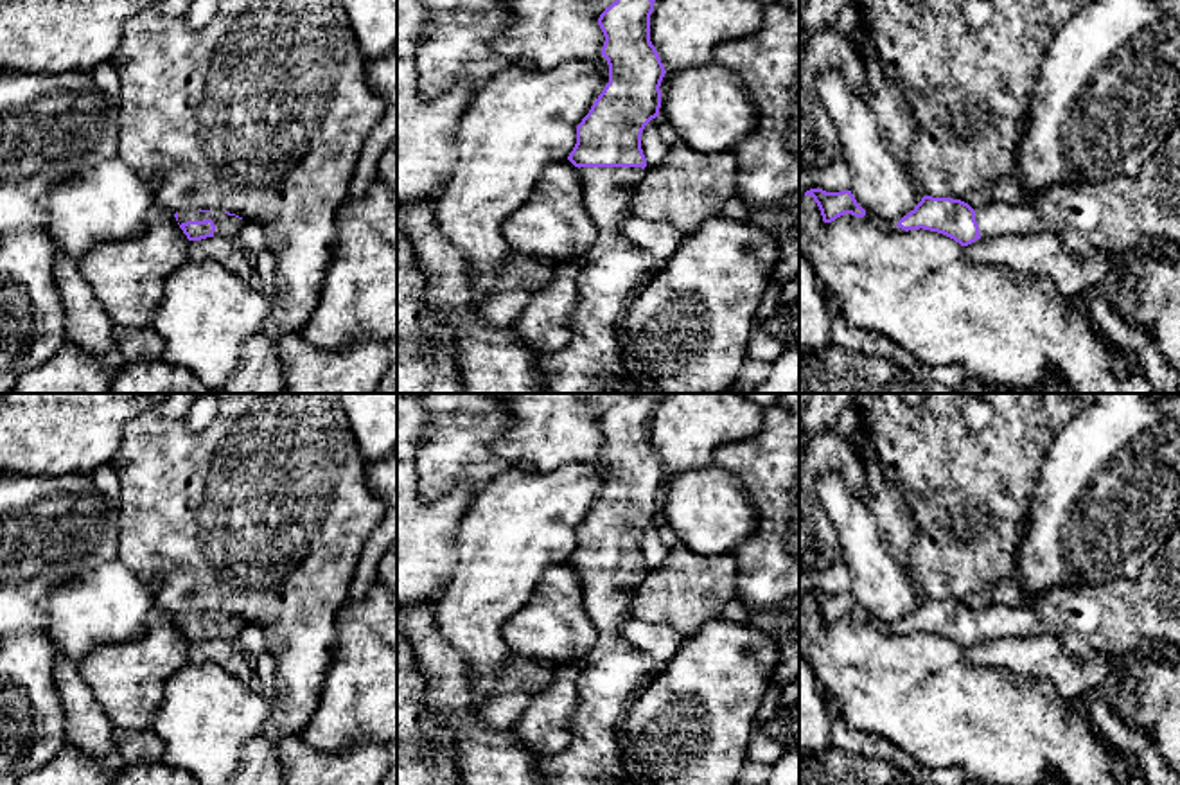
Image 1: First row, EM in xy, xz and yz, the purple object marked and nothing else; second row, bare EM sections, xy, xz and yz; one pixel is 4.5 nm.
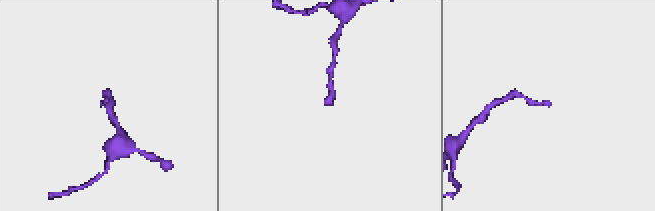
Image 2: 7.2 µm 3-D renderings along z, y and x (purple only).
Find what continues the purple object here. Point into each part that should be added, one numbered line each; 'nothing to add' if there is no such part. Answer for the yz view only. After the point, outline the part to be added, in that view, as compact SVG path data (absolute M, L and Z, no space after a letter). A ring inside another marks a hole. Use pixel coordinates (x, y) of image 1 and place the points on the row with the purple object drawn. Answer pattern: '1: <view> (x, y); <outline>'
1: yz (1121, 216); M1180 124L1137 176L1060 183L1029 203L995 201L975 210L975 221L981 237L1051 234L1070 253L1099 250L1123 260L1151 248L1180 255Z

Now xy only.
1: xy (227, 225); M180 210L178 212L178 223L187 221L205 221L212 219L216 225L216 237L233 237L237 239L239 232L244 226L244 219L239 219L235 216L228 216L225 212L199 212L199 210Z

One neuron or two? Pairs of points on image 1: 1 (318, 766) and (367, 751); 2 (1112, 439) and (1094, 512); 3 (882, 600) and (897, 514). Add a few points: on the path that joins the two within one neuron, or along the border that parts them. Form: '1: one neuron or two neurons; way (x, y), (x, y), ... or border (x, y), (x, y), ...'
1: one neuron; way (331, 766), (354, 764)
2: one neuron; way (1112, 457), (1110, 494)
3: two neurons; border (871, 512), (884, 532), (889, 554), (906, 568)

